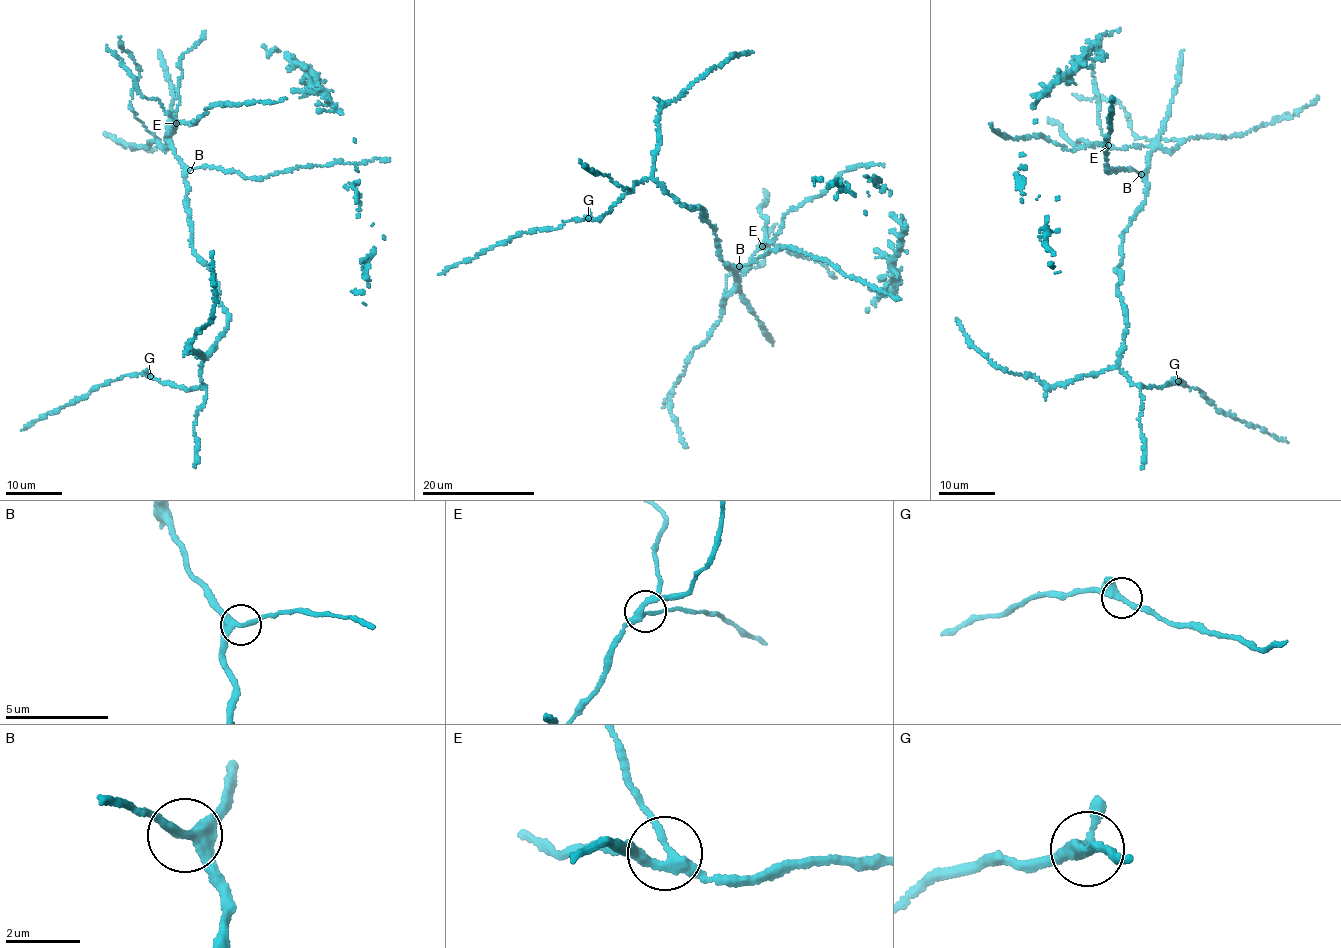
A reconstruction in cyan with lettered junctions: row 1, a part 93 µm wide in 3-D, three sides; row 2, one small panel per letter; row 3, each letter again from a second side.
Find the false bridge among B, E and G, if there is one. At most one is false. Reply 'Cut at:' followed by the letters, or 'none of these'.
Cut at: none of these

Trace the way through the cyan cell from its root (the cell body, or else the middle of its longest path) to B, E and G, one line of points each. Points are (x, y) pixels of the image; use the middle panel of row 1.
B: (725, 263), (730, 268), (739, 266)
E: (725, 263), (737, 270), (737, 284), (753, 254), (762, 246)
G: (725, 263), (701, 208), (684, 204), (651, 179), (605, 215), (587, 217)

